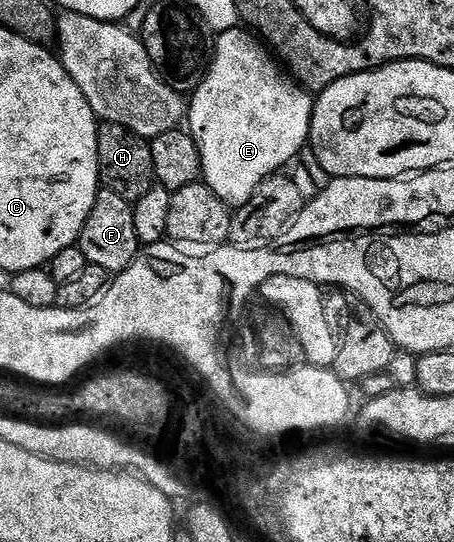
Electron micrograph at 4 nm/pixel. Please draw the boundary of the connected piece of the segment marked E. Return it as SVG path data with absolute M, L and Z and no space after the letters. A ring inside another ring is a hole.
M249 29L221 31L214 44L214 63L188 102L188 133L200 148L201 181L212 188L212 192L216 192L227 206L243 206L265 178L286 168L282 166L289 167L308 146L314 103L315 99L287 77L275 55Z

